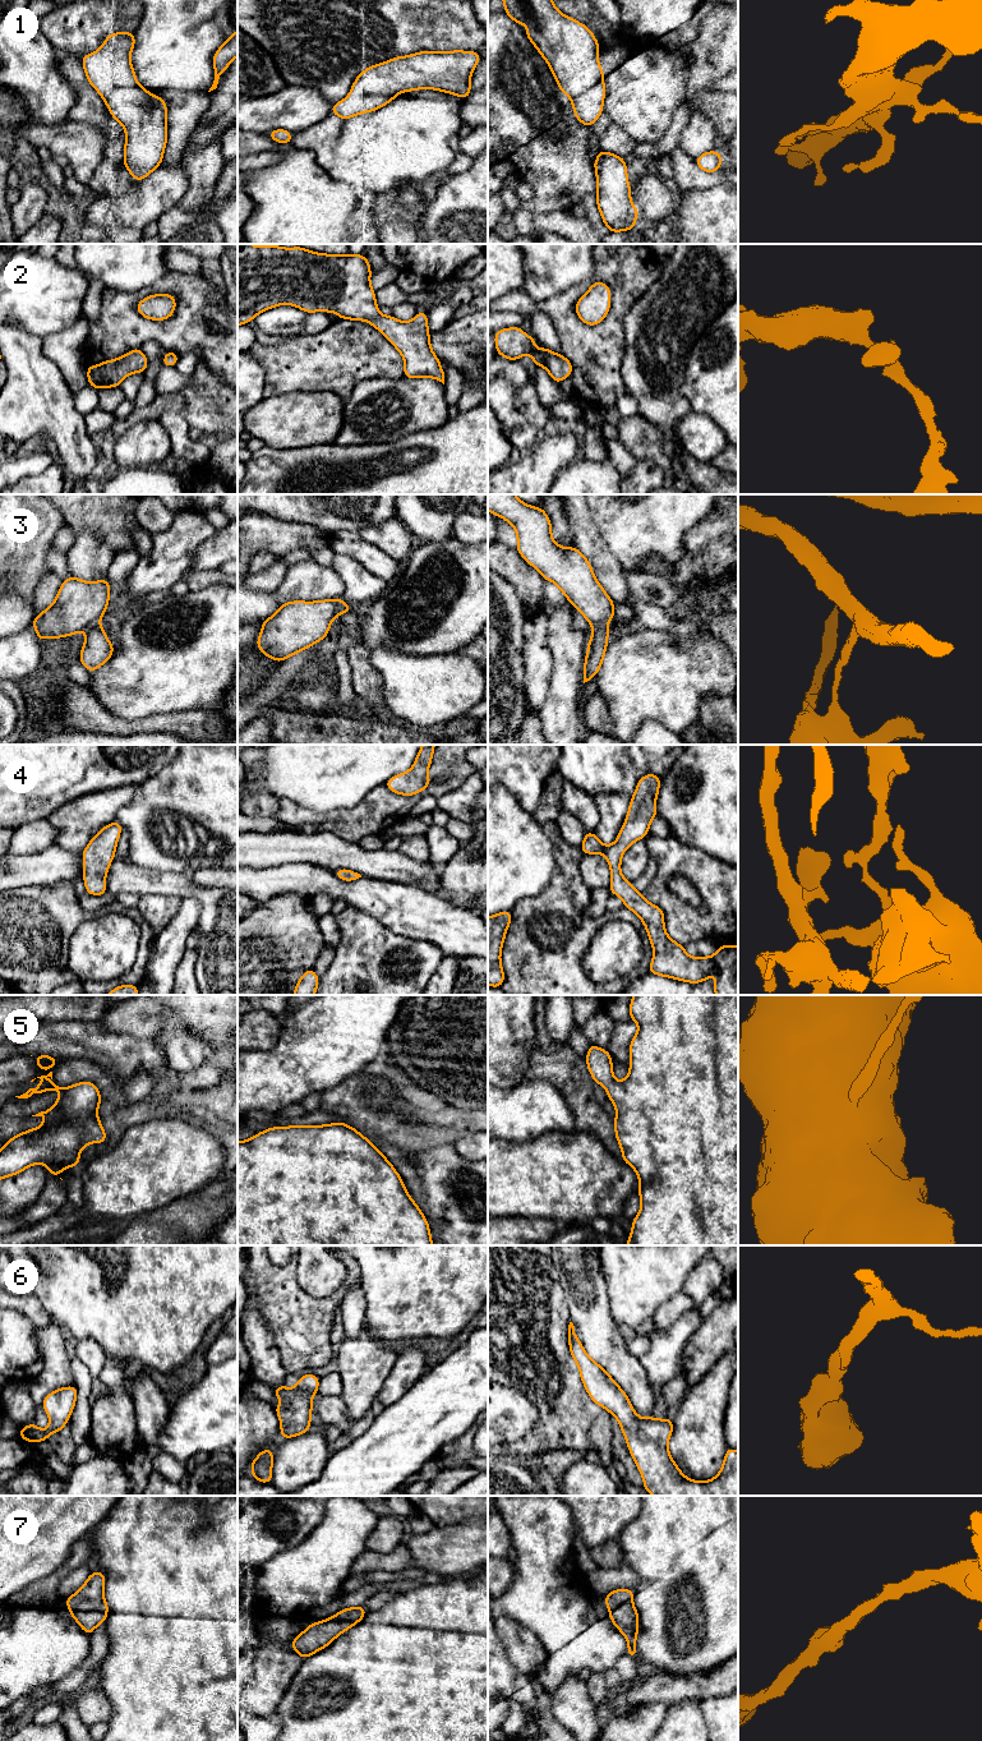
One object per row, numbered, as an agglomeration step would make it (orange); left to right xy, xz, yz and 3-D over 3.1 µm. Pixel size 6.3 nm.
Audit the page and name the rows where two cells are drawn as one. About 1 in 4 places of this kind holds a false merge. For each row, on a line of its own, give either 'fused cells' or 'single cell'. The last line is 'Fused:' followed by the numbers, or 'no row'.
1: single cell
2: single cell
3: fused cells
4: single cell
5: single cell
6: single cell
7: single cell
Fused: 3

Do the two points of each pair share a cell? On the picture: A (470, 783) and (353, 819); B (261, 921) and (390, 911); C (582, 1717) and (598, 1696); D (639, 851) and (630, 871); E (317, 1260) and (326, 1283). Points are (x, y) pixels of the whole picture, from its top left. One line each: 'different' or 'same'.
A: different
B: different
C: different
D: same
E: same

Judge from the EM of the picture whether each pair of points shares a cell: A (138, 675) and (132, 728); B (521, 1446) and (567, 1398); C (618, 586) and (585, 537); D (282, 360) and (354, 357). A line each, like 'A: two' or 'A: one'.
A: two
B: one
C: one
D: one

